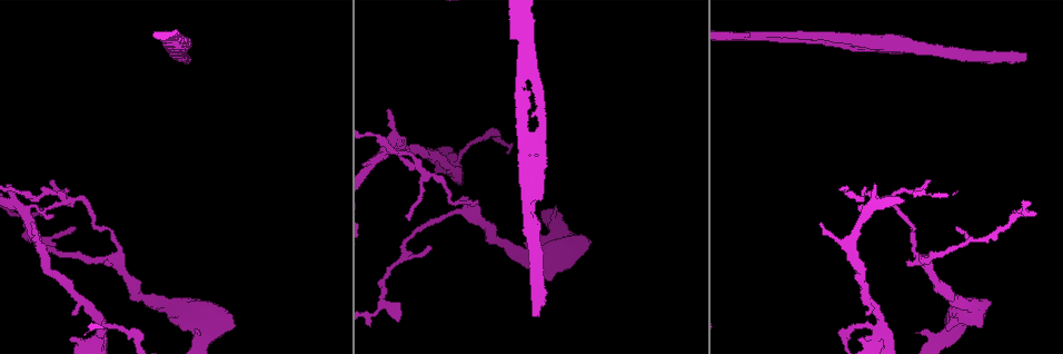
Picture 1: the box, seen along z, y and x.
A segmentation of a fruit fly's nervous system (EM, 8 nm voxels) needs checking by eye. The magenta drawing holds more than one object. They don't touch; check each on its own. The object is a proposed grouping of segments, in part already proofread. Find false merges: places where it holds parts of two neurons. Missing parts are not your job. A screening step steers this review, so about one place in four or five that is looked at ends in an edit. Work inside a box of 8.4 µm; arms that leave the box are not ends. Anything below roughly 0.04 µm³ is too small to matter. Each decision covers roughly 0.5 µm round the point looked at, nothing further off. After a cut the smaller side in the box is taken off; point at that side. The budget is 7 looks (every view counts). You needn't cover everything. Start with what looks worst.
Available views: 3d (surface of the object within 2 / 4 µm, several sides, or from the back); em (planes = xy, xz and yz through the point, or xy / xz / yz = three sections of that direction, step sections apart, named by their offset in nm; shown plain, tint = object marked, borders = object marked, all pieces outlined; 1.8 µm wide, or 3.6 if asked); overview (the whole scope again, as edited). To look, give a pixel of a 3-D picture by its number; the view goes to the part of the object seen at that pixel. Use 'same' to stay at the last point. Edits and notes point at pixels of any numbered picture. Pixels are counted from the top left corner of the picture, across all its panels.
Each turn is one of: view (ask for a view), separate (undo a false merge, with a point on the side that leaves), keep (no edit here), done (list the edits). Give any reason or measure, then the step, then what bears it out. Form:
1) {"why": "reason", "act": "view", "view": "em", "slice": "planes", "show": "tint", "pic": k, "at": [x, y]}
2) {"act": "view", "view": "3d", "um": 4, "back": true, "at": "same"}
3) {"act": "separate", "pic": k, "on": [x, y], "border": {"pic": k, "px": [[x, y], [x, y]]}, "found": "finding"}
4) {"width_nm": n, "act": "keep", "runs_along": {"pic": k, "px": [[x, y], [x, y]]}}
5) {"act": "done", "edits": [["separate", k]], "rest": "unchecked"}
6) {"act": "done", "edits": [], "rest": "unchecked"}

{"why": "side arm on a straight run", "act": "view", "view": "em", "slice": "xy", "step": 8, "show": "tint", "pic": 1, "at": [925, 268]}

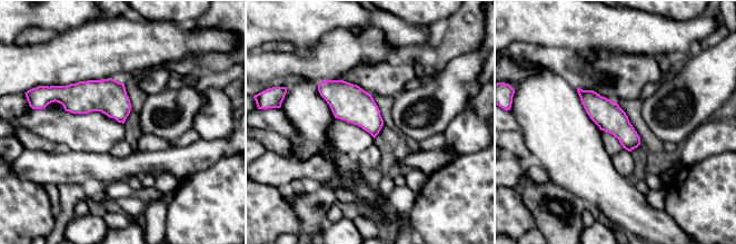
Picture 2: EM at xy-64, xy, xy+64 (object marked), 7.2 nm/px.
{"why": "cut it another way", "act": "view", "view": "em", "slice": "planes", "show": "borders", "at": "same"}

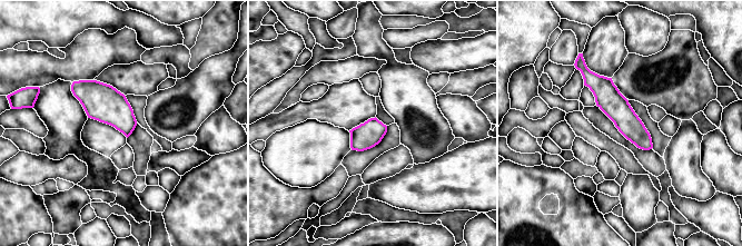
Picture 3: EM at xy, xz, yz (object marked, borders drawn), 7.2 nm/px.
{"width_nm": 190, "act": "keep", "runs_along": {"pic": 3, "px": [[584, 70], [649, 146]]}, "found": "one neuron here"}

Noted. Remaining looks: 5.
{"why": "calibre changes", "act": "view", "view": "3d", "um": 2, "pic": 1, "at": [876, 325]}

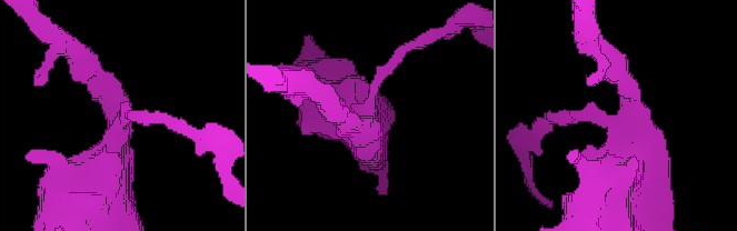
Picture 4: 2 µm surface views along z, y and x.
{"arms": 3, "act": "view", "view": "em", "slice": "planes", "show": "tint", "pic": 4, "at": [627, 113]}

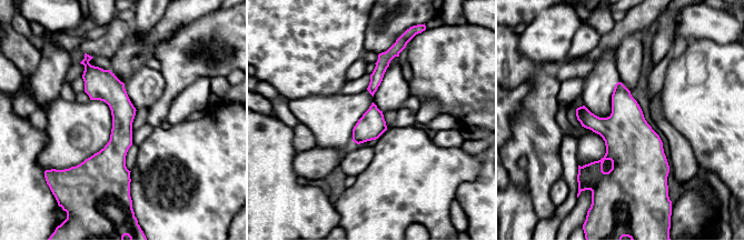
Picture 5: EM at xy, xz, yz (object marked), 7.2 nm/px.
{"act": "keep", "found": "one neuron here"}

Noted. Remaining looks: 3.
{"why": "thick turns thin", "act": "view", "view": "3d", "um": 4, "back": true, "pic": 1, "at": [817, 42]}

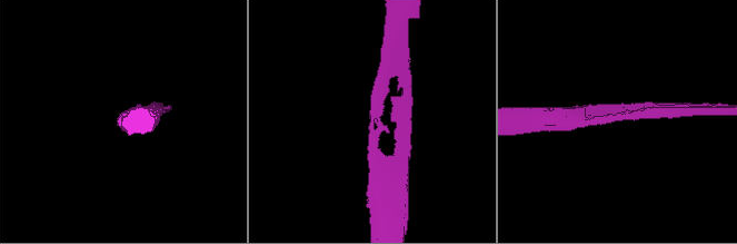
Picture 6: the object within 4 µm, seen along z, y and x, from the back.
{"arm_widths_nm": [190, 280], "act": "view", "view": "em", "slice": "planes", "show": "tint", "pic": 6, "at": [625, 116]}

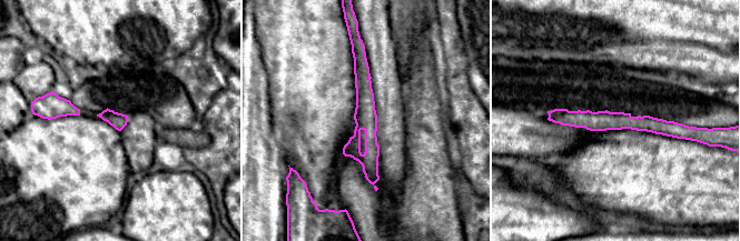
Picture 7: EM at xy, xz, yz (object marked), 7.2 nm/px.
{"width_nm": 110, "act": "keep", "runs_along": {"pic": 7, "px": [[551, 113], [591, 121], [682, 127]]}, "found": "all the same neuron"}

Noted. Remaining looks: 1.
{"act": "done", "edits": [], "rest": "unchecked"}

